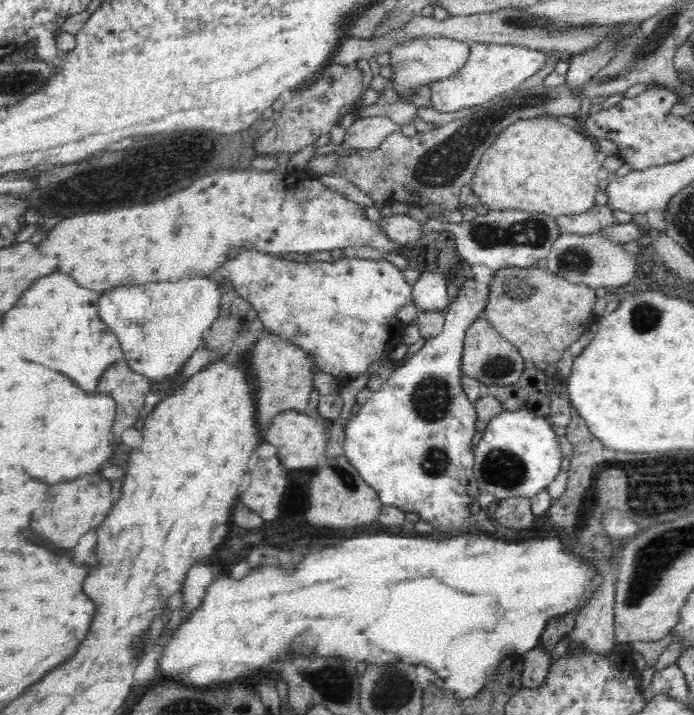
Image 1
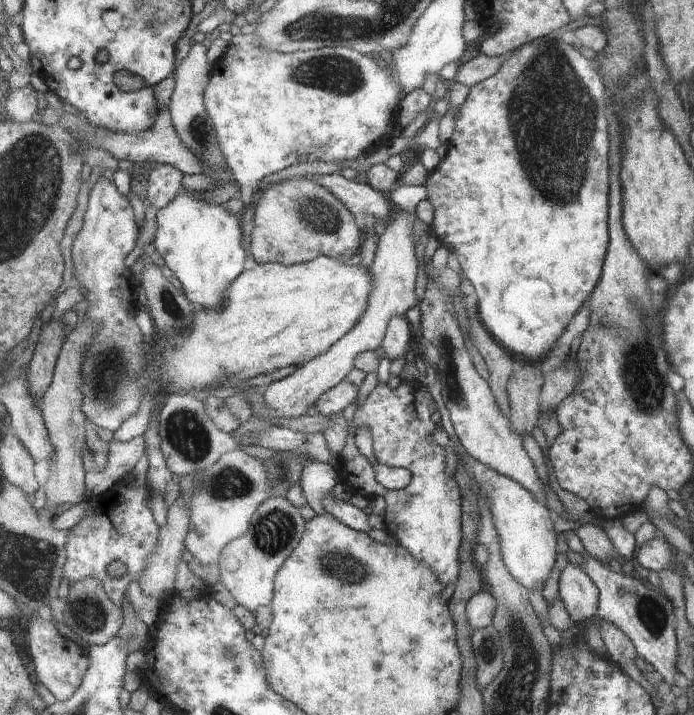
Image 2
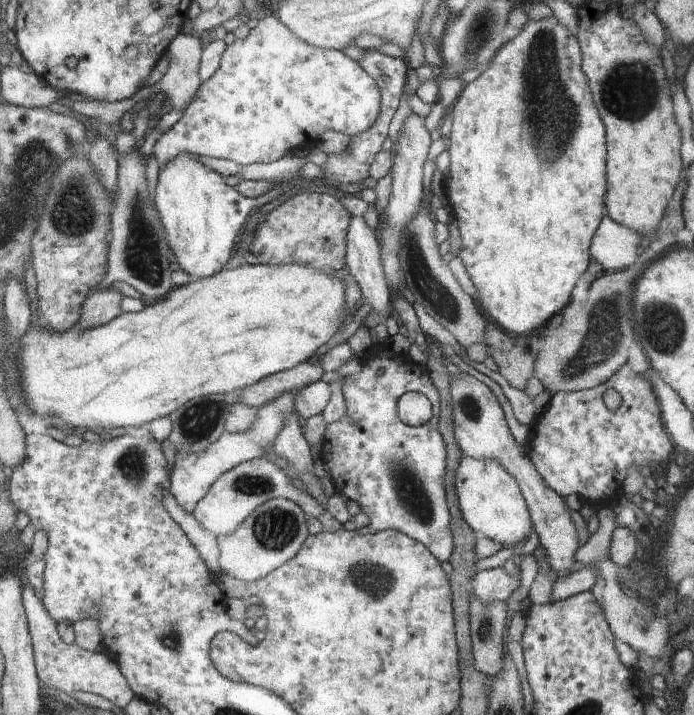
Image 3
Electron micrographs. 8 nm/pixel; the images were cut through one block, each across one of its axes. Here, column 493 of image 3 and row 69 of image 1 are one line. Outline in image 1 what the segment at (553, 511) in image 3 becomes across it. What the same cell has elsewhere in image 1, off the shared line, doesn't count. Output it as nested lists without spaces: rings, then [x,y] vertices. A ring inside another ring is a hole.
[[[416,37],[402,40],[401,43],[394,45],[389,54],[392,56],[392,68],[396,72],[392,74],[390,80],[396,84],[394,90],[402,96],[402,102],[406,102],[412,94],[416,94],[414,88],[426,86],[430,82],[436,83],[442,78],[456,74],[470,56],[470,46],[448,37]]]

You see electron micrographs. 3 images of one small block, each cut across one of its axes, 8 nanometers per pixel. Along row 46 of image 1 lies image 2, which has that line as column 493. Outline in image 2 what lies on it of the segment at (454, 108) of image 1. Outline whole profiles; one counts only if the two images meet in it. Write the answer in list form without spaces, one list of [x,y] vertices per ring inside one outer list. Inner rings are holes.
[[[470,459],[470,462],[478,495],[490,502],[490,514],[500,540],[500,556],[504,566],[514,576],[514,580],[528,591],[536,586],[536,582],[544,584],[554,568],[556,558],[556,536],[550,512],[540,506],[535,496],[520,483],[487,468],[478,460]]]

